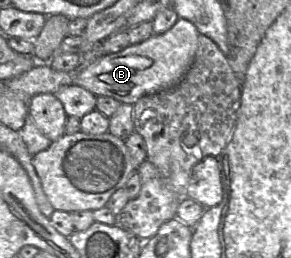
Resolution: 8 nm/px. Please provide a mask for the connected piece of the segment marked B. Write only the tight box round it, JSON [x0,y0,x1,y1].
[73,18,199,105]

